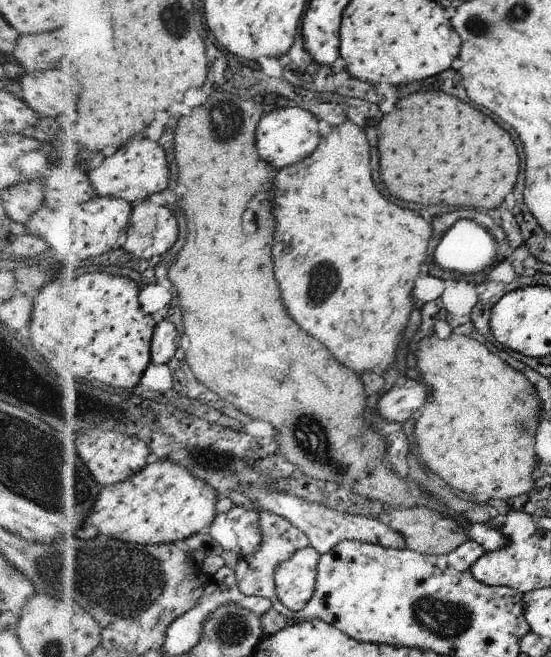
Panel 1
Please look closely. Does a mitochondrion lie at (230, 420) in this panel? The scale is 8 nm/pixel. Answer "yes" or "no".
no

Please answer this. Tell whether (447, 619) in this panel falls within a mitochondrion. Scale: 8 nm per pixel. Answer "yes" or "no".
yes

